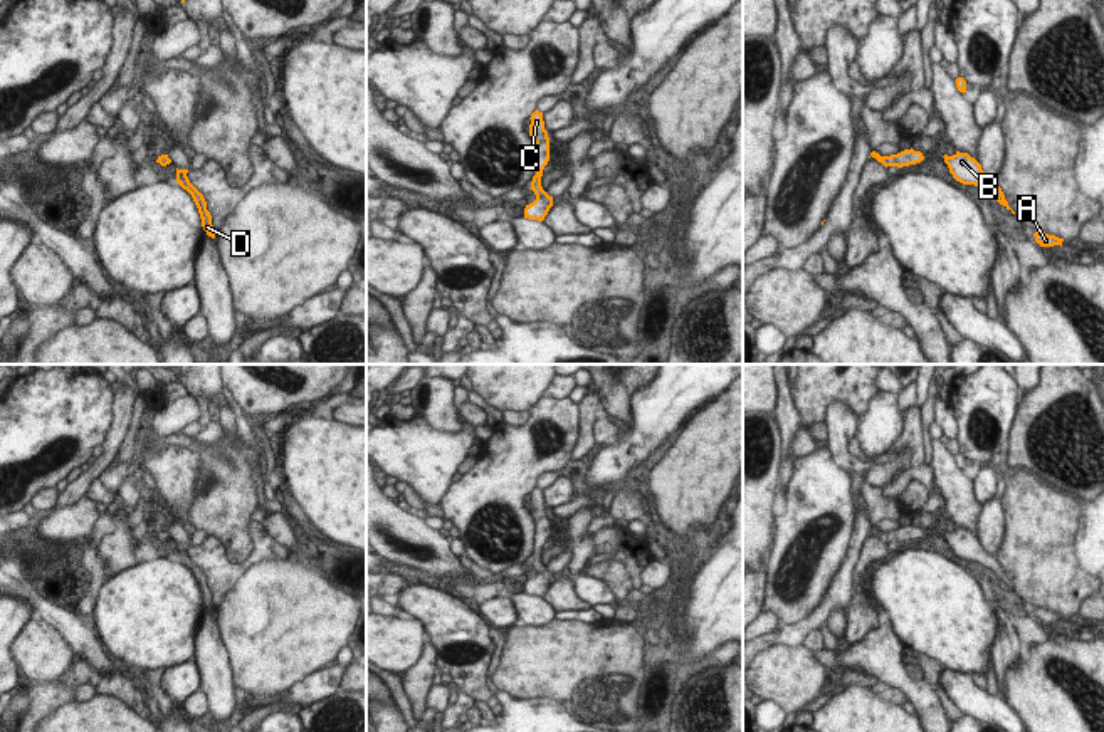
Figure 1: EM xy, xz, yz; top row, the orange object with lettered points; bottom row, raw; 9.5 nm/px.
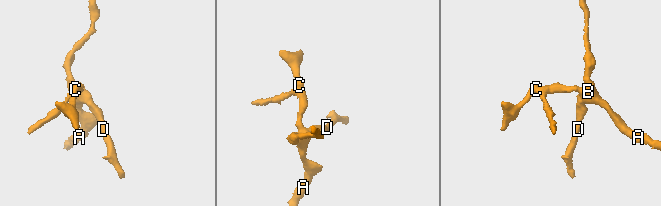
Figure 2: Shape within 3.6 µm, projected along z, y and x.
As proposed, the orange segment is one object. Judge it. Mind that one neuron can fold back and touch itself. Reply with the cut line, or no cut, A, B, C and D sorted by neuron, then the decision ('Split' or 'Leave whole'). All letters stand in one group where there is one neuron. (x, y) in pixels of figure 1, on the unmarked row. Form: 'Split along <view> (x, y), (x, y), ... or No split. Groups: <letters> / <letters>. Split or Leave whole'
No split. Groups: A B C D. Leave whole

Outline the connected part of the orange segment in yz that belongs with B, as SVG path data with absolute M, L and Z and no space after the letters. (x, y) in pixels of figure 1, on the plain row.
M956 527L953 532L944 531L943 534L956 557L963 561L981 562L983 566L990 567L1000 581L1015 591L1015 588L1008 583L1008 578L1005 576L998 559L985 551L981 541L975 534L959 527Z

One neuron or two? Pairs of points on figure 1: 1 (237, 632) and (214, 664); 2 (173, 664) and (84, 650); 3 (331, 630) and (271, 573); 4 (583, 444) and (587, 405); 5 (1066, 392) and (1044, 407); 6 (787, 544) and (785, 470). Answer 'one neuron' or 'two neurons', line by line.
1: two neurons
2: two neurons
3: one neuron
4: one neuron
5: one neuron
6: two neurons

